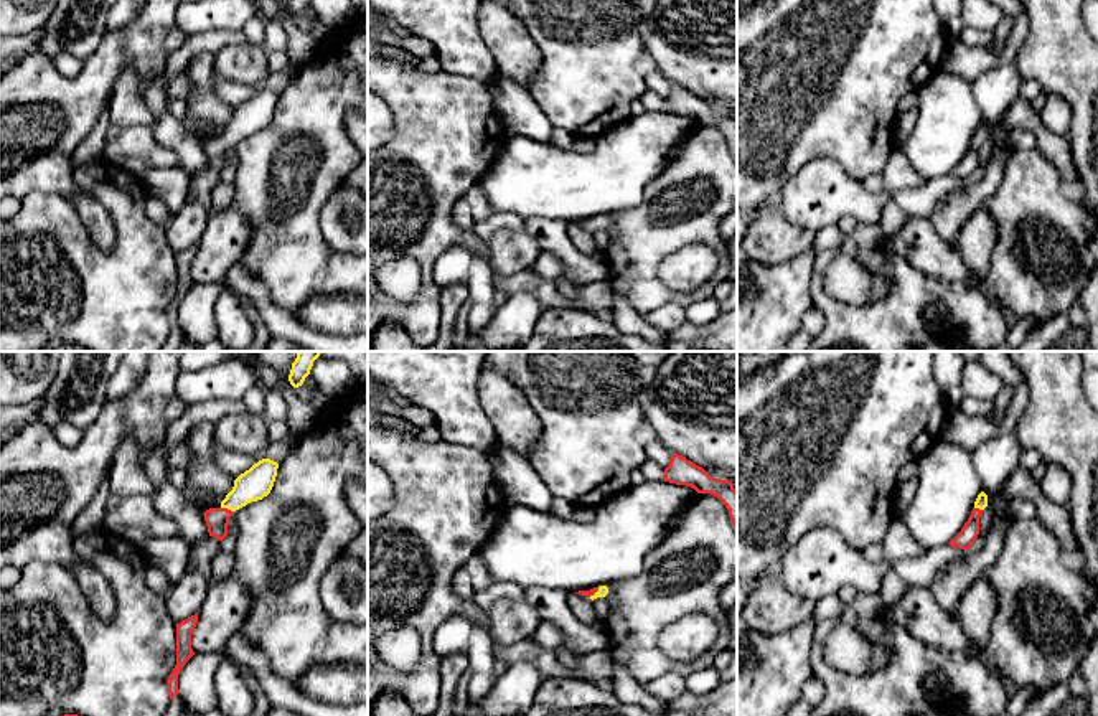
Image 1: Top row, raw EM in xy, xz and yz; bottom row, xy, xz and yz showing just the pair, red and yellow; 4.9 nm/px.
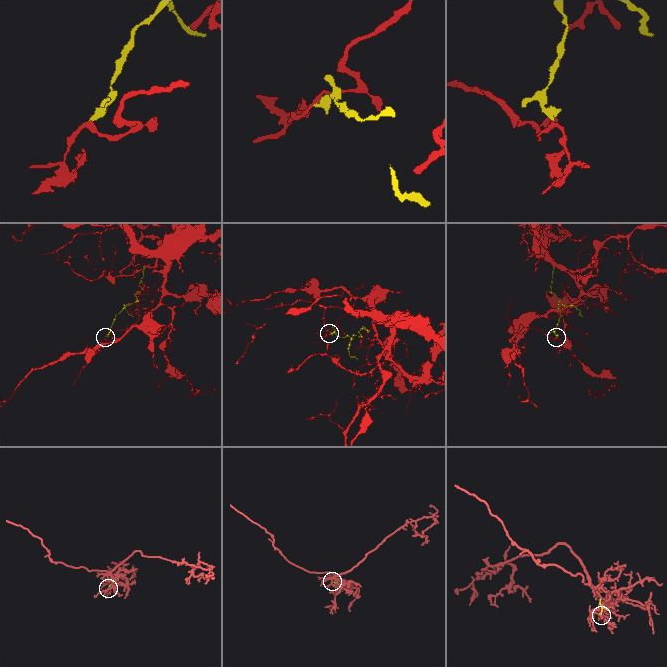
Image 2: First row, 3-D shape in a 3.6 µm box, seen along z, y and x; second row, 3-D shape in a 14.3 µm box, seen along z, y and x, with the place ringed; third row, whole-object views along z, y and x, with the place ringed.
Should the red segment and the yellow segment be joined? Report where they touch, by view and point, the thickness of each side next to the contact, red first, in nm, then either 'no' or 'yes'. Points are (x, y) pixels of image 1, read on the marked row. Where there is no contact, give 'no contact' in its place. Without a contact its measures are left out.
meets red in xy at (226, 508); 110 nm thick on the red side, 160 nm on the other; yes

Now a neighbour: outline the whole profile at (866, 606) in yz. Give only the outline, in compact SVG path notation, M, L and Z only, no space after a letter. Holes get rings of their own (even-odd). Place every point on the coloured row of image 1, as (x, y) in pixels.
M857 592L851 604L844 604L838 594L828 594L813 605L813 622L842 620L846 612L852 612L859 619L874 619L885 610L880 592Z

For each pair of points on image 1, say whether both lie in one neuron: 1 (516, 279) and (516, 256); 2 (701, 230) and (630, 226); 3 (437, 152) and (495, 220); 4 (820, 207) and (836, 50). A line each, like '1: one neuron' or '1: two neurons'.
1: two neurons
2: one neuron
3: two neurons
4: two neurons

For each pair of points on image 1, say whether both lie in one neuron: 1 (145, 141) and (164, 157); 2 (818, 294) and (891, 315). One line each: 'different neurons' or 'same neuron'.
1: same neuron
2: same neuron

